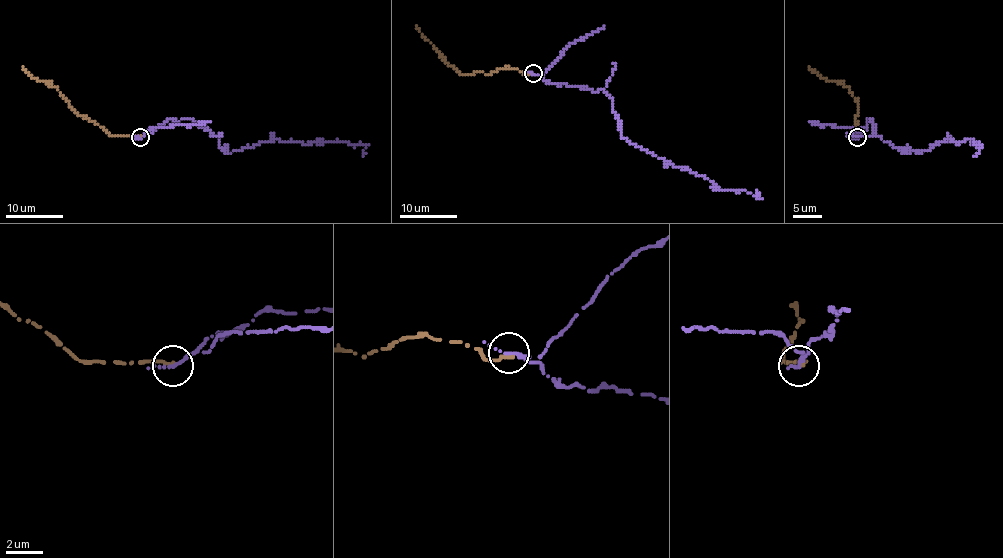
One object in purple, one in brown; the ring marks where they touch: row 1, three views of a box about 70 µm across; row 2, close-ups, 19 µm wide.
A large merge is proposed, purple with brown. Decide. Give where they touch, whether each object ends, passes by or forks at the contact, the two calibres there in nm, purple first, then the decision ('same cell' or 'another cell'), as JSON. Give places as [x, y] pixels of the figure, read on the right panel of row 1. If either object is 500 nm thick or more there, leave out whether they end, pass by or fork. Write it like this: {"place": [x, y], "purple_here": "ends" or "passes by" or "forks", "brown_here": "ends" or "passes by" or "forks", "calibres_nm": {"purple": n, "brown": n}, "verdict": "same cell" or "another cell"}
{"place": [857, 137], "purple_here": "ends", "brown_here": "ends", "calibres_nm": {"purple": 260, "brown": 260}, "verdict": "same cell"}

